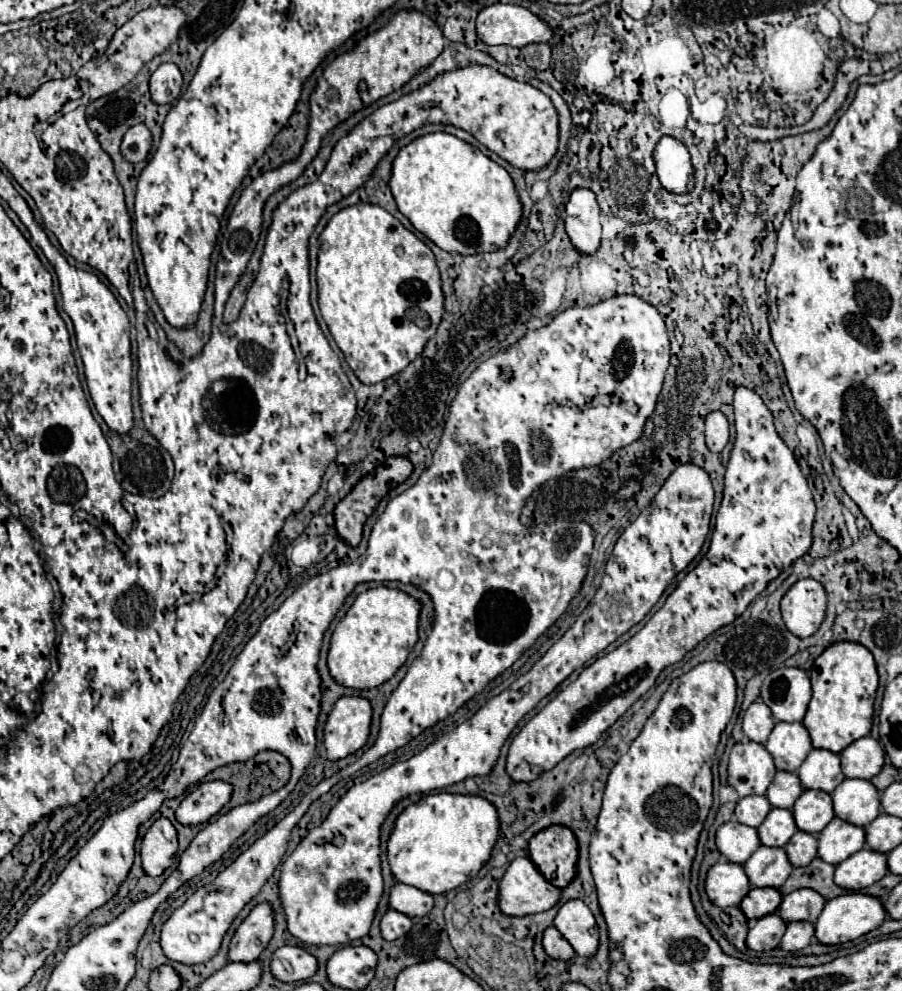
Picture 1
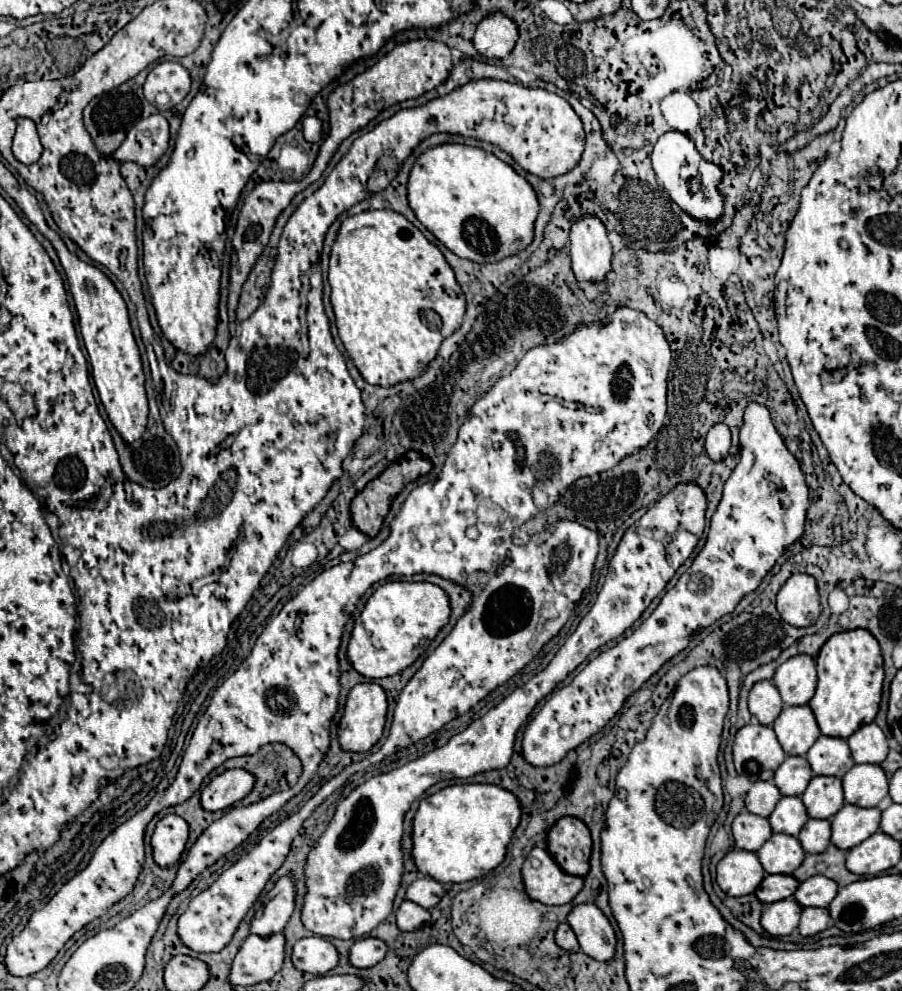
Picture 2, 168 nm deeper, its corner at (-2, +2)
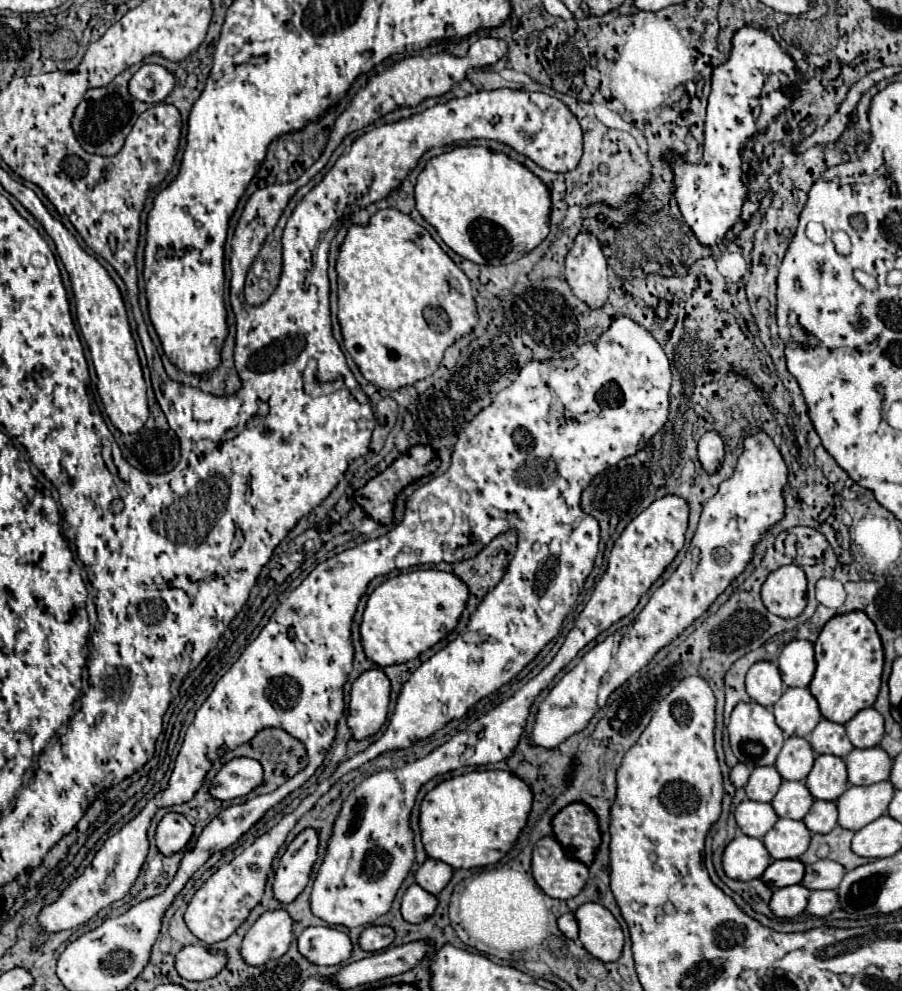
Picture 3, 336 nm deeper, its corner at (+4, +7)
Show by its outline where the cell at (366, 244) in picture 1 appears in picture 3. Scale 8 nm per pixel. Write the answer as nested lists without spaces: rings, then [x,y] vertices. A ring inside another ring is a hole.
[[[397,209],[377,211],[367,225],[353,225],[341,245],[339,273],[339,323],[343,341],[363,377],[387,391],[413,385],[433,375],[447,347],[469,335],[477,325],[477,305],[469,277],[451,261],[427,229]]]

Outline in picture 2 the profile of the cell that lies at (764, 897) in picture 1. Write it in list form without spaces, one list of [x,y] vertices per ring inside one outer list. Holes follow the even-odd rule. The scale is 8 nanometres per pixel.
[[[769,874],[763,878],[759,888],[755,890],[755,896],[759,898],[759,902],[771,904],[771,902],[779,902],[779,900],[793,896],[797,886],[799,886],[799,882],[793,876],[783,876],[783,874],[771,876]]]

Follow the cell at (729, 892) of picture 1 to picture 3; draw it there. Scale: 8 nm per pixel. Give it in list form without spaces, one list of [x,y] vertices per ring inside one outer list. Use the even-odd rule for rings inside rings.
[[[749,835],[735,837],[723,853],[723,869],[731,879],[751,881],[765,873],[771,863],[771,855],[761,839]]]

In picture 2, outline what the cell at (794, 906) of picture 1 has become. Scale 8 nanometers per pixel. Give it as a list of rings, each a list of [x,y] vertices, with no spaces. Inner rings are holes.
[[[811,876],[809,880],[801,882],[799,888],[795,890],[793,898],[803,906],[815,906],[815,908],[827,908],[831,904],[831,900],[835,898],[839,886],[825,878],[825,876]]]

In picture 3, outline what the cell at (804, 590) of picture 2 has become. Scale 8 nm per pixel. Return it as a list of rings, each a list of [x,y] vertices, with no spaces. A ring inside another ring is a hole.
[[[785,565],[777,571],[771,571],[761,585],[761,599],[769,613],[791,619],[797,617],[805,605],[807,593],[807,579],[803,569],[797,565]]]

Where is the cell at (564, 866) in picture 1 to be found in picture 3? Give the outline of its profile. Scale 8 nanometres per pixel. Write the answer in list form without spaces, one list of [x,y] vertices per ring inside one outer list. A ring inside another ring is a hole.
[[[571,803],[553,819],[553,831],[565,853],[573,859],[591,865],[601,845],[601,831],[597,815],[585,803]]]

